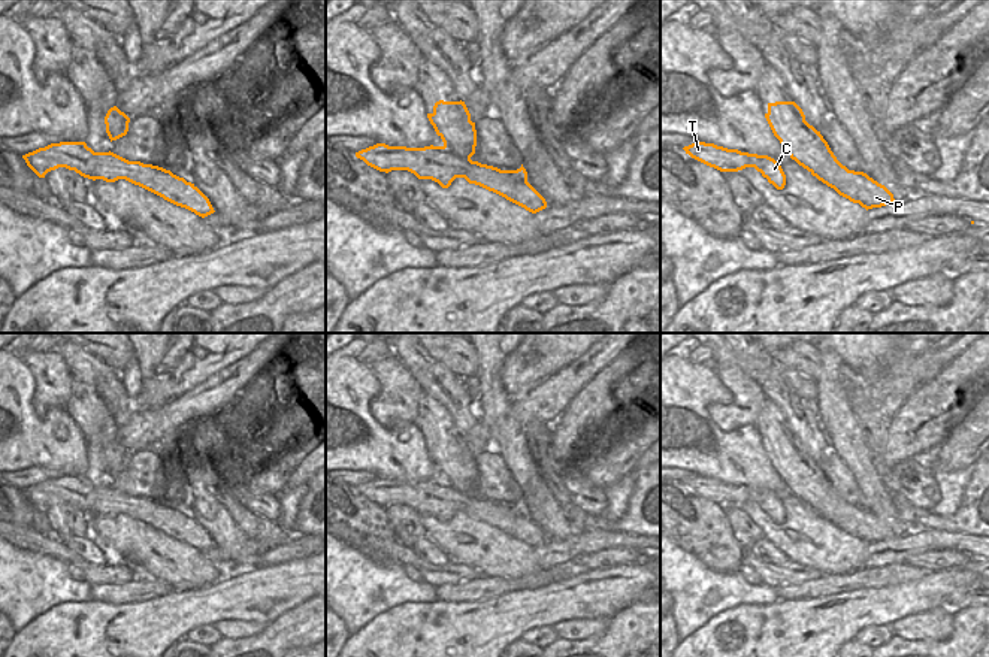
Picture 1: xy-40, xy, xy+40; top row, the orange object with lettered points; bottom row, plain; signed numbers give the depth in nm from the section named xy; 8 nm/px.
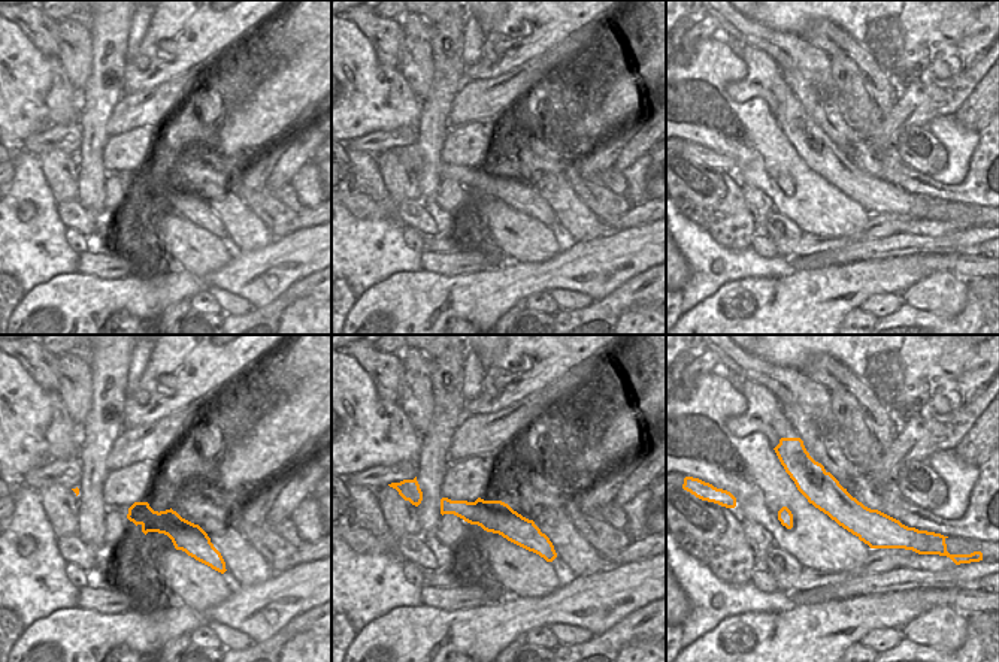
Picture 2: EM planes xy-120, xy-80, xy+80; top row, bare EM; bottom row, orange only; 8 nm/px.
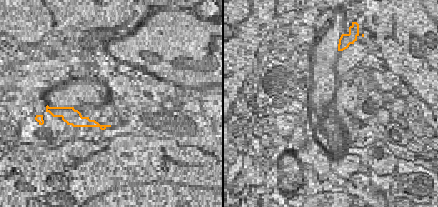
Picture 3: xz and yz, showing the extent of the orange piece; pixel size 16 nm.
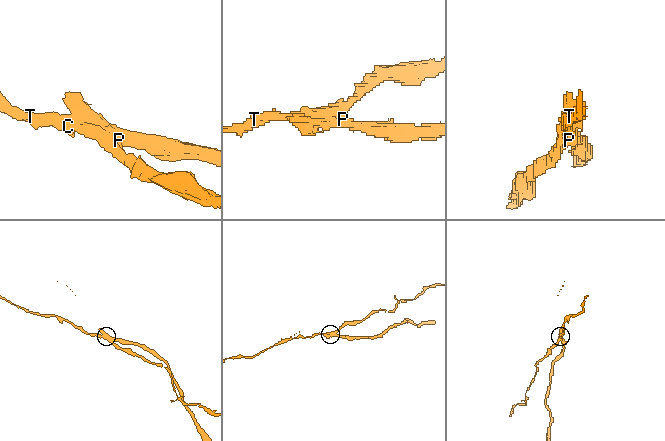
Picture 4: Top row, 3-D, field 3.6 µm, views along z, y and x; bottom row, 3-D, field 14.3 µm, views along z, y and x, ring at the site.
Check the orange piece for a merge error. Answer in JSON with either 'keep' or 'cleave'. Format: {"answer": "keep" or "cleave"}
{"answer": "cleave"}

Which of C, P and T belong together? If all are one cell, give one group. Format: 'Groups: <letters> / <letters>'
Groups: C T / P

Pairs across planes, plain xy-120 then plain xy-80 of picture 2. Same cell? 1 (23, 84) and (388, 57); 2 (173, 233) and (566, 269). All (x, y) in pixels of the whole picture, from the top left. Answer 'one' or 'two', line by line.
1: two
2: two

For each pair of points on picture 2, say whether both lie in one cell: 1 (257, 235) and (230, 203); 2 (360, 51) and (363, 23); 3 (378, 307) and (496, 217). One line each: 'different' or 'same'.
1: same
2: different
3: different

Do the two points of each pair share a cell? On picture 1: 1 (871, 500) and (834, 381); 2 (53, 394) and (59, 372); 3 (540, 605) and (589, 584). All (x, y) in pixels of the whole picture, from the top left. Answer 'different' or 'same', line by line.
1: same
2: same
3: same

